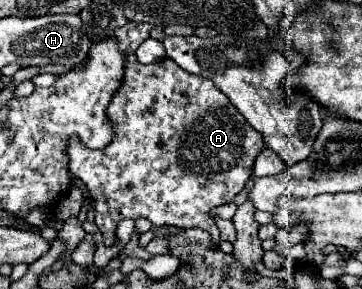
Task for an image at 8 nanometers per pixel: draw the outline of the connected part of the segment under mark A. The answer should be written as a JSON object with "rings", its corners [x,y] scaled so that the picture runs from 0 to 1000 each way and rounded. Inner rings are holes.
{"rings":[[[373,194],[351,201],[340,291],[296,374],[296,408],[312,443],[312,484],[285,519],[218,505],[213,478],[191,484],[191,588],[224,616],[251,664],[262,775],[285,803],[290,844],[312,844],[329,761],[406,754],[428,782],[561,789],[583,810],[588,844],[599,851],[605,796],[594,768],[583,768],[583,727],[644,699],[644,685],[677,651],[677,630],[699,602],[704,547],[732,512],[727,471],[677,422],[660,381],[577,270],[522,256],[467,201],[412,228],[384,221]]]}

